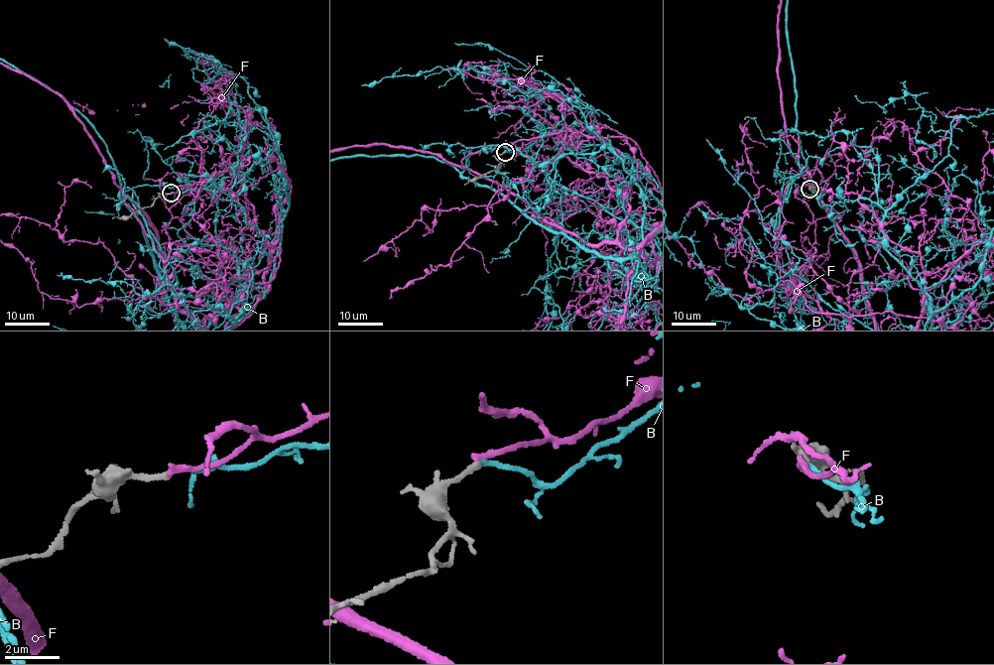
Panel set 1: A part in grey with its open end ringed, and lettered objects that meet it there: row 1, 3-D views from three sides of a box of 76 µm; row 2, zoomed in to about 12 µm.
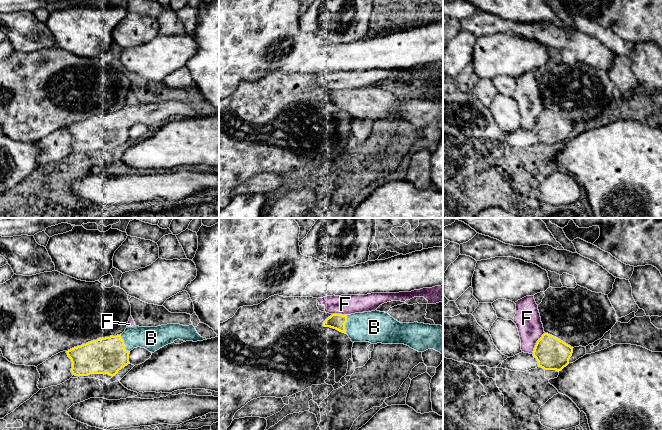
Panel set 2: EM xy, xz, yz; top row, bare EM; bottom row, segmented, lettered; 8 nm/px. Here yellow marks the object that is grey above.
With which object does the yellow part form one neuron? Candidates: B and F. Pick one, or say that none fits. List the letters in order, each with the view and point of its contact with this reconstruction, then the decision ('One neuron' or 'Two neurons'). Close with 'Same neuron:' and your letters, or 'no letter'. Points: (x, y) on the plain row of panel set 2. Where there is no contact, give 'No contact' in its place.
B: Touches yellow at xy (123, 120). One neuron
F: Touches yellow at yz (536, 119). Two neurons
Same neuron: B

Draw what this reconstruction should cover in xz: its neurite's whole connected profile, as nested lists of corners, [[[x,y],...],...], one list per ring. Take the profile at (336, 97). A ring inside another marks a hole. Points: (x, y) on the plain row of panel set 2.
[[[377,86],[351,91],[332,90],[323,102],[347,110],[352,118],[404,120],[418,128],[434,125],[443,130],[443,102],[400,99],[388,89]]]

